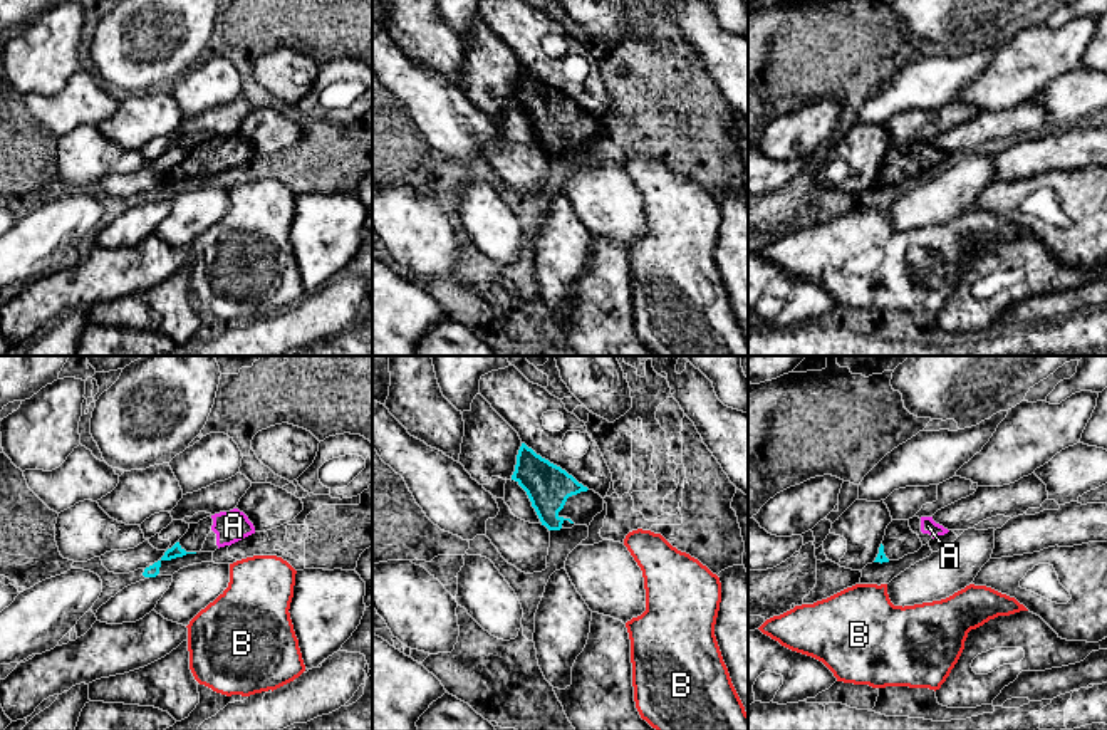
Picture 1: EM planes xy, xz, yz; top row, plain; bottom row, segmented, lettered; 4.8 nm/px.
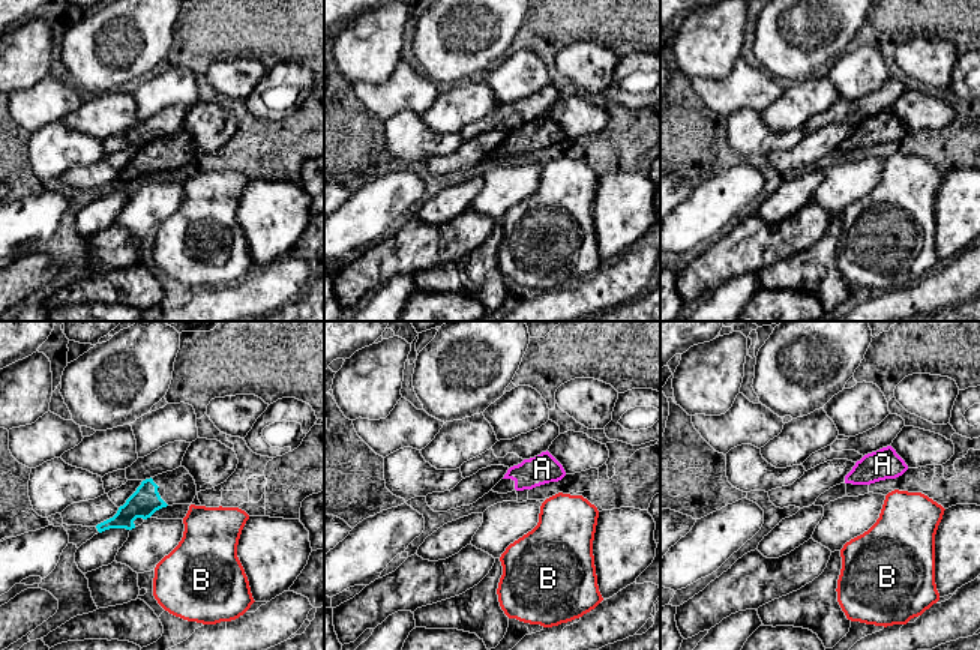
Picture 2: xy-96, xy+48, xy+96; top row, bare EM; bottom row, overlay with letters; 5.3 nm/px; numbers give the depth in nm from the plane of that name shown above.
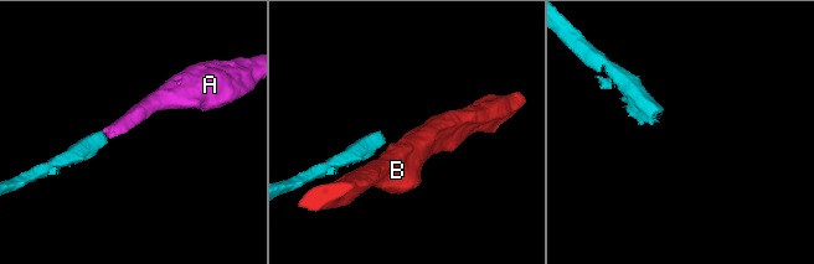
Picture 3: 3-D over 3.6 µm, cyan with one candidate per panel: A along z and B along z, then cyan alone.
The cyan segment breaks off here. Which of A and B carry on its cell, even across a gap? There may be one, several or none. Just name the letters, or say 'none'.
A

